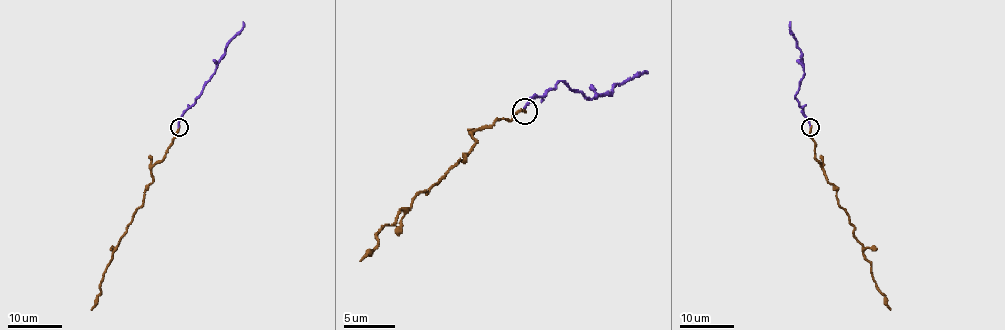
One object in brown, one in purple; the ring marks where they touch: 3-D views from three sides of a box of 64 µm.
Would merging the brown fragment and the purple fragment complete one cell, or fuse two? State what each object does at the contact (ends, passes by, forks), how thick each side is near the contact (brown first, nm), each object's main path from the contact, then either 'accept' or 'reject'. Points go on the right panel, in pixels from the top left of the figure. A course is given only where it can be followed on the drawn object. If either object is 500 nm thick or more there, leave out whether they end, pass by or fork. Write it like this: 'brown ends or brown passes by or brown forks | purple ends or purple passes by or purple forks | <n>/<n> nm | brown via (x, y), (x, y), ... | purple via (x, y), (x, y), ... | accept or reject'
brown ends | purple ends | 200/140 nm | brown via (810, 128), (814, 156), (853, 226), (853, 236), (863, 246), (876, 288), (890, 310) | purple via (810, 128), (795, 97), (803, 76), (803, 63), (790, 21) | reject

